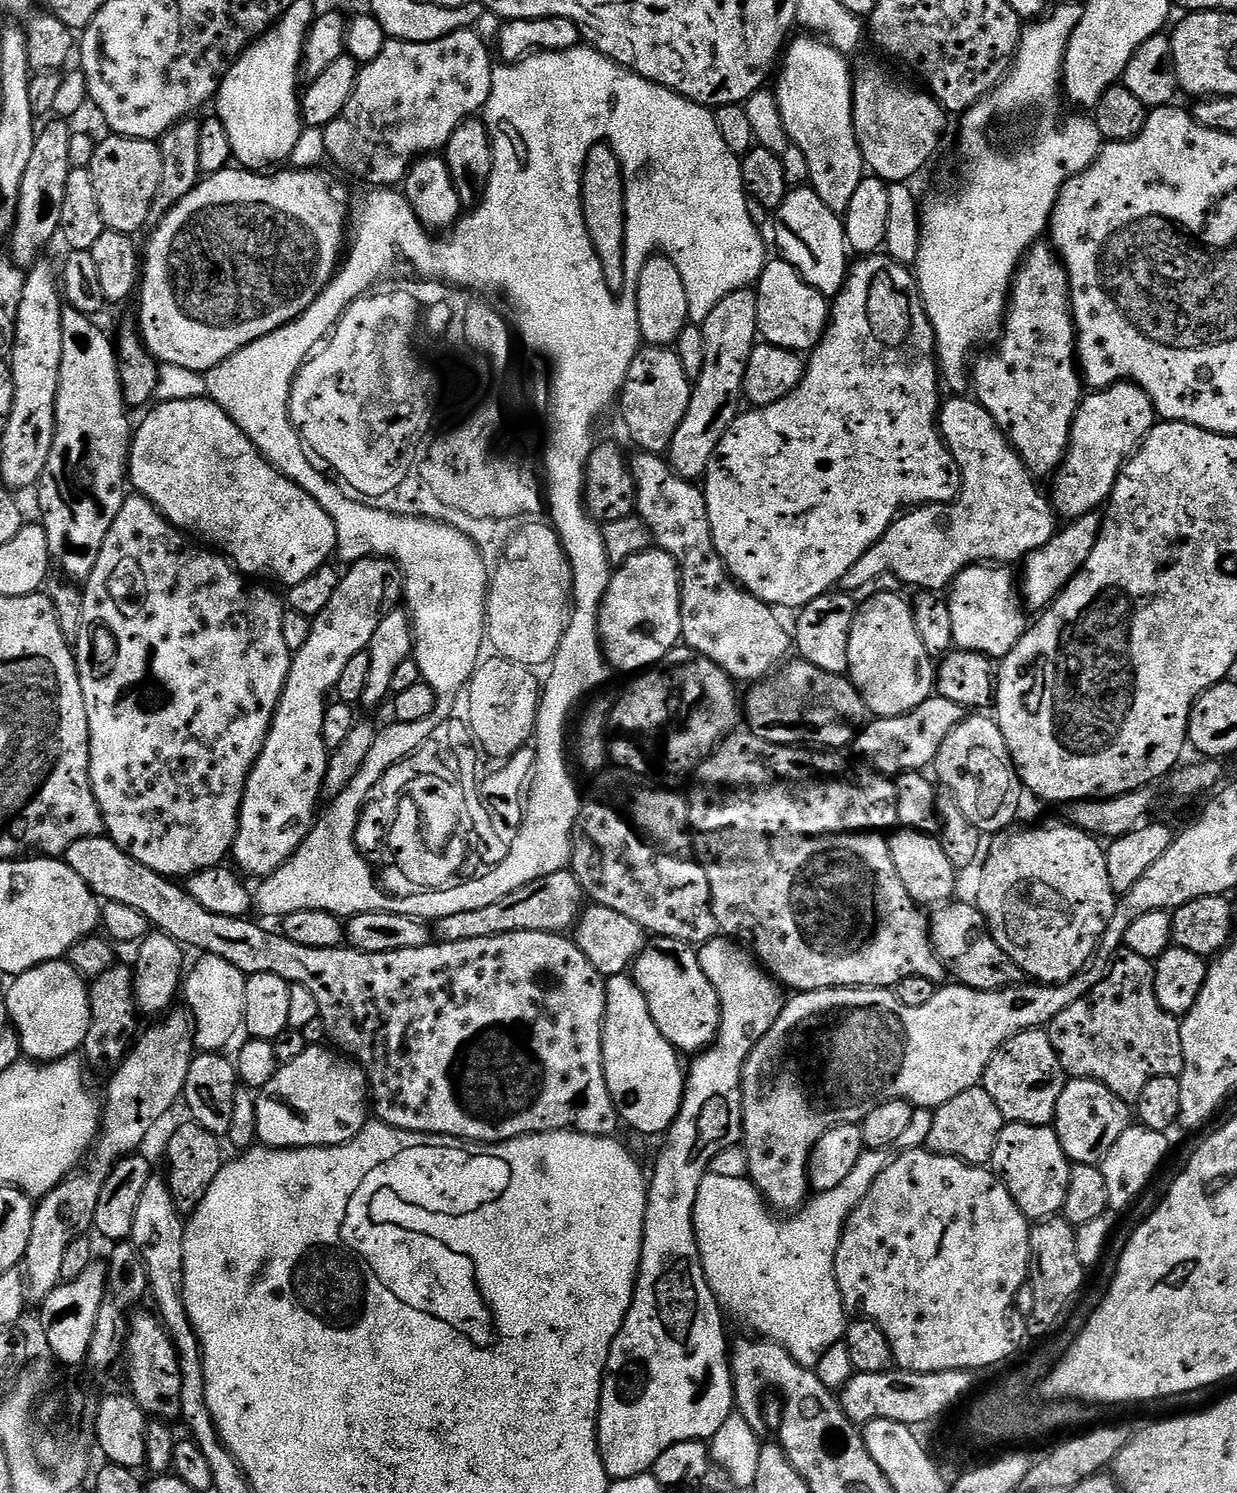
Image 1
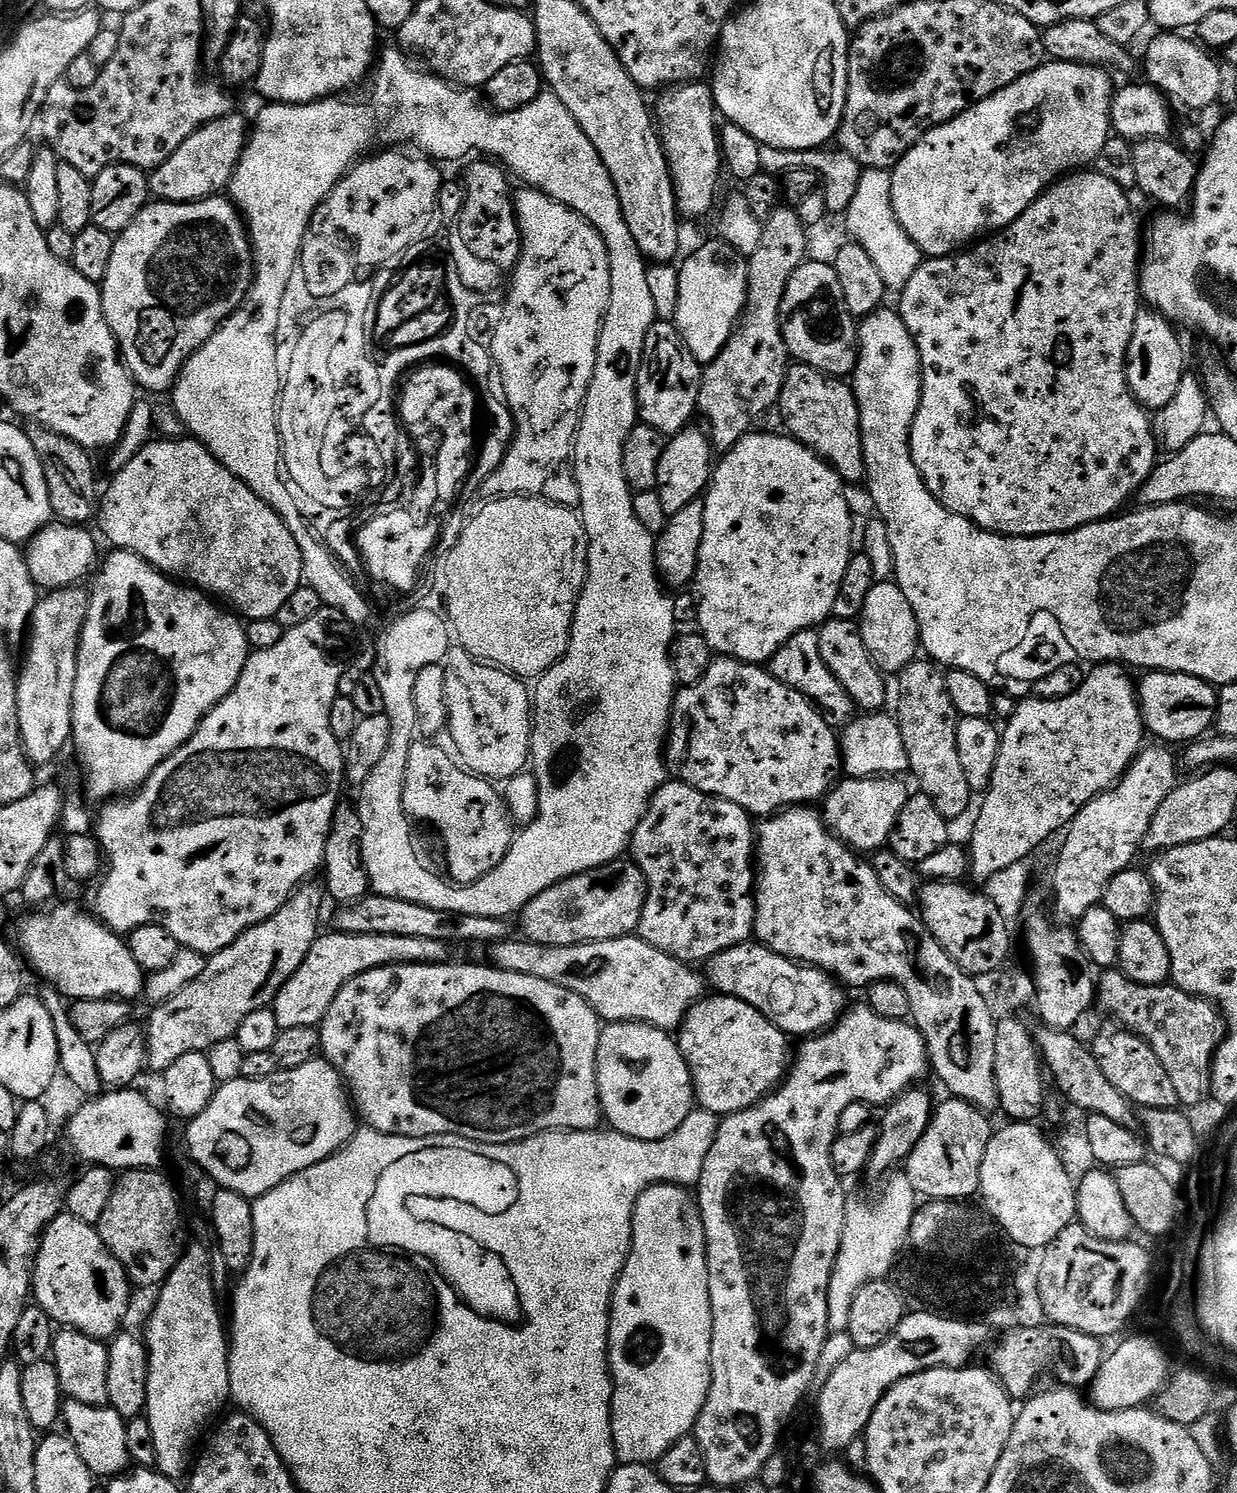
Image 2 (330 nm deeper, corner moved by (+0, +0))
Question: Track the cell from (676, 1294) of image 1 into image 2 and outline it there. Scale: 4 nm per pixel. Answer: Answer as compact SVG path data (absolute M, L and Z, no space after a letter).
M655 1184L638 1198L632 1211L632 1245L626 1258L626 1266L614 1286L612 1313L608 1319L608 1366L612 1378L612 1441L616 1447L616 1459L620 1464L655 1465L656 1461L696 1427L696 1419L706 1402L706 1394L712 1385L712 1307L708 1285L708 1246L704 1242L704 1224L700 1220L697 1205L687 1187L678 1184Z

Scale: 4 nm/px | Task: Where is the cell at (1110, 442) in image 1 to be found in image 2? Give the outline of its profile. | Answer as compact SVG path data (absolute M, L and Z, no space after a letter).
M1142 310L1134 322L1134 334L1128 347L1128 385L1134 398L1146 410L1158 410L1174 398L1178 382L1186 374L1184 344L1176 334L1177 329L1155 310Z

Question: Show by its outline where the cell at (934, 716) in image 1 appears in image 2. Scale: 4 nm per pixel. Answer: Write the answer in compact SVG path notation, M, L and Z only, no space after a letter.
M871 776L865 780L841 779L822 801L825 824L832 829L833 836L857 853L879 852L891 841L894 826L908 801L910 789L904 782L891 776Z

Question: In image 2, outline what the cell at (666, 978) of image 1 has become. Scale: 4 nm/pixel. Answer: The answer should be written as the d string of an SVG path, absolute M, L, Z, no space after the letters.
M705 995L686 1014L678 1029L678 1043L692 1075L692 1090L699 1107L718 1118L732 1116L763 1100L769 1092L780 1087L790 1067L790 1040L786 1033L774 1026L774 1022L767 1020L754 1006L733 996Z

